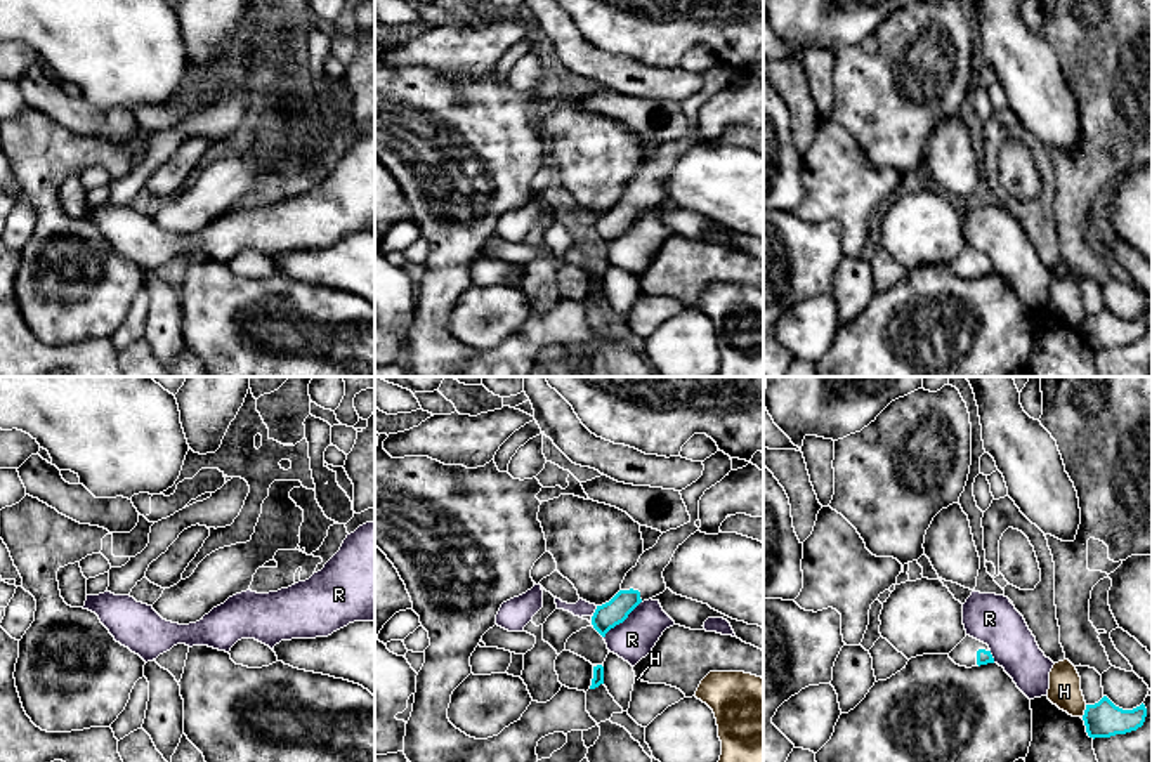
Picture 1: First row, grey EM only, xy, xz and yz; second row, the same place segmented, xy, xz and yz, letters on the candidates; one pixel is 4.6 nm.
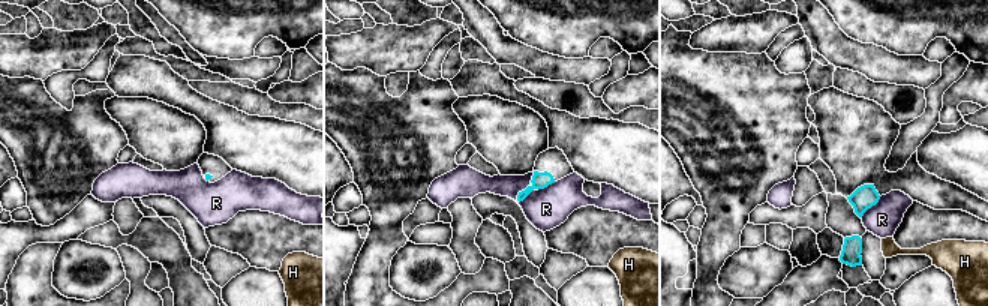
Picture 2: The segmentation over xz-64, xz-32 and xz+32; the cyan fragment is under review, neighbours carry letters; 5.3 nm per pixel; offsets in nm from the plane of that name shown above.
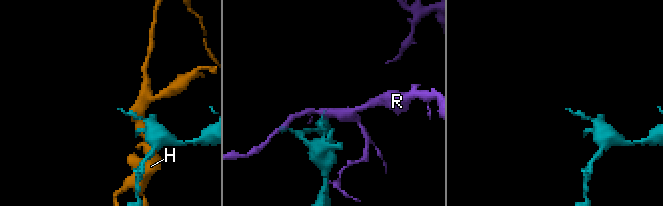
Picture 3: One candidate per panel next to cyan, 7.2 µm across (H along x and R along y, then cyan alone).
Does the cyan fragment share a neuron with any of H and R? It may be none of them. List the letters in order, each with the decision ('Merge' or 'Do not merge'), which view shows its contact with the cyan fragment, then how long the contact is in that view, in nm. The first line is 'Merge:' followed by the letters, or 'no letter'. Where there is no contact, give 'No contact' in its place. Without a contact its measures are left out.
Merge: no letter
H: Do not merge. Touches cyan in yz. Shared border 60 nm
R: Do not merge. Touches cyan in xz. Shared border 240 nm

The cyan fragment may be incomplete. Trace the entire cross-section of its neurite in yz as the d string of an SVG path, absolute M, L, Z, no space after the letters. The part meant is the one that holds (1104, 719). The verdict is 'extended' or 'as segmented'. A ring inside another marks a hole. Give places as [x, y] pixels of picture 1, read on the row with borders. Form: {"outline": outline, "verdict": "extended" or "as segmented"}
{"outline": "M1107 696L1095 705L1086 705L1083 720L1090 738L1110 738L1126 734L1143 726L1147 708L1142 703L1133 710L1116 706Z", "verdict": "as segmented"}

